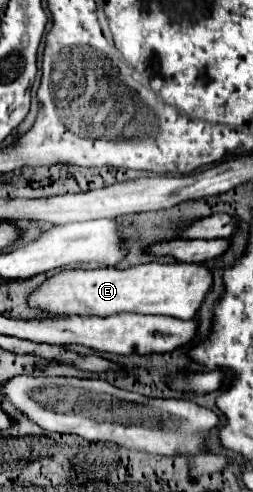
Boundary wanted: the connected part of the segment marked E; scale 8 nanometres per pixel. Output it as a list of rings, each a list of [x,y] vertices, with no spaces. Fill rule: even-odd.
[[[144,263],[126,271],[104,267],[94,271],[68,269],[46,279],[36,293],[30,295],[30,307],[46,309],[58,315],[100,315],[114,313],[144,313],[144,315],[172,315],[180,319],[194,319],[204,297],[212,289],[212,271],[200,263]]]

